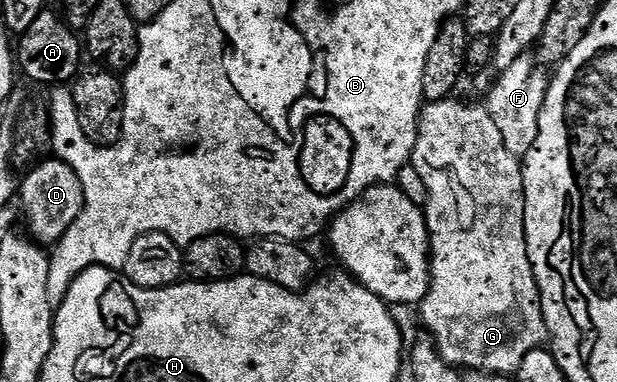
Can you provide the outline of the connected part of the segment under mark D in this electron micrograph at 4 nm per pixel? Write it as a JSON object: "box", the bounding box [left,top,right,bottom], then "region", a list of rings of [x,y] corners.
{"box":[17,159,84,246],"region":[[[47,159],[34,165],[24,180],[22,177],[17,190],[17,198],[29,228],[28,235],[41,246],[57,244],[80,216],[84,206],[83,187],[73,168],[60,160]]]}

